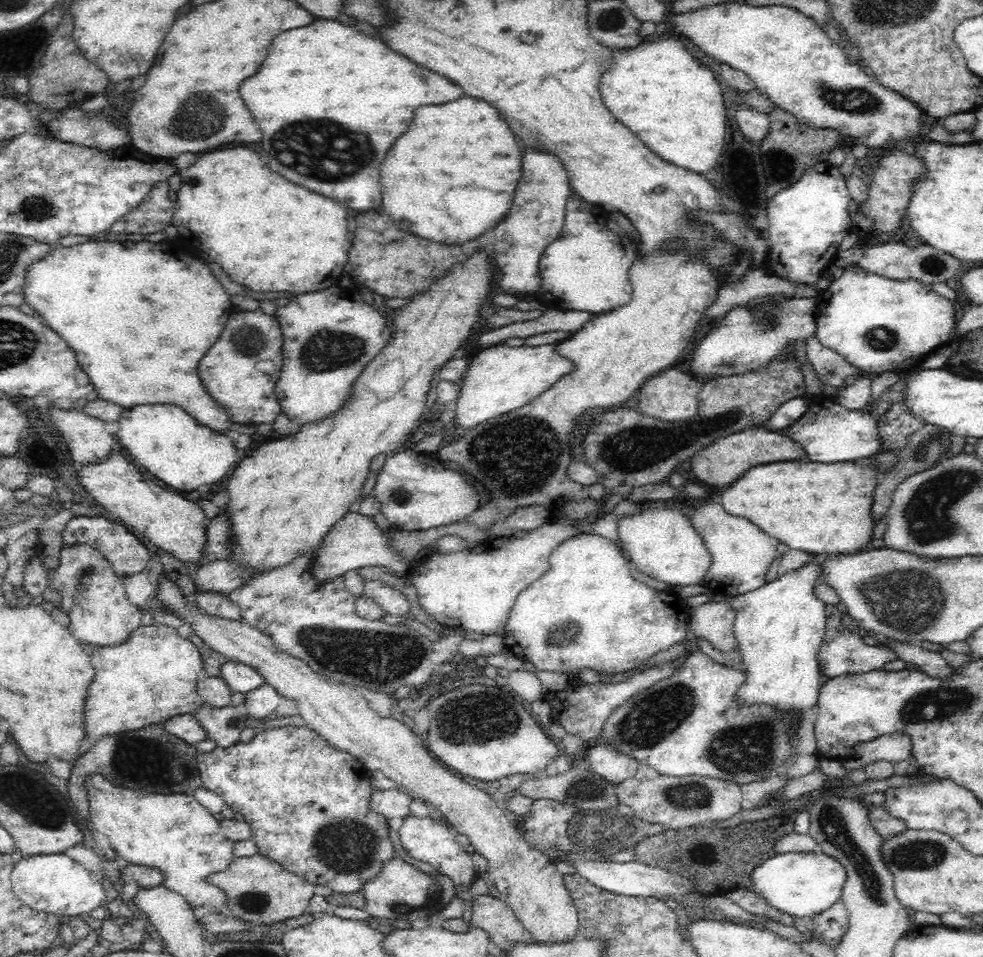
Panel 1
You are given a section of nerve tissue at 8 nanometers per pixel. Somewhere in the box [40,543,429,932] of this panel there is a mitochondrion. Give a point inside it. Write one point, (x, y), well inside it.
(345, 846)

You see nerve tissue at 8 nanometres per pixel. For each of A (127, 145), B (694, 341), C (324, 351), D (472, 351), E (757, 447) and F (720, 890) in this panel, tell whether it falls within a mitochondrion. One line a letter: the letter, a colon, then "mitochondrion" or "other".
A: other
B: other
C: mitochondrion
D: other
E: other
F: other

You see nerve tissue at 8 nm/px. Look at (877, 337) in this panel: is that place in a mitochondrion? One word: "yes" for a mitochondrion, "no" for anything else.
yes

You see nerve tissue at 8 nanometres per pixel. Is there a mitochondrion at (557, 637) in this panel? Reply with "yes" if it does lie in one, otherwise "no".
yes

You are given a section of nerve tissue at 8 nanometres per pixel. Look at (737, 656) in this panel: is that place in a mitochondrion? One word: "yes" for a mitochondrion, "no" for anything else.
no

